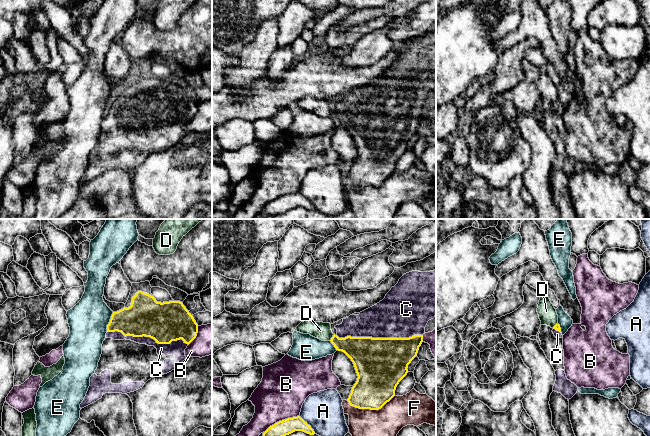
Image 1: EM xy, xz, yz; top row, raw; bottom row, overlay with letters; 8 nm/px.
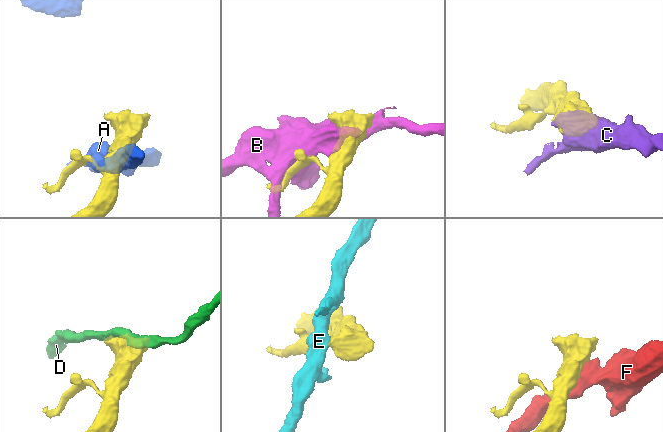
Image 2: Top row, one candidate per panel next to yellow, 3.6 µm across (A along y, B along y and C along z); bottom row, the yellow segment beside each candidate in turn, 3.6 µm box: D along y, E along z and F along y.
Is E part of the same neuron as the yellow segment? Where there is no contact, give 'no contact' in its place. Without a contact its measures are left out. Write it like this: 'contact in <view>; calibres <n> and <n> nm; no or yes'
contact in xy; calibres 280 and 320 nm; no

